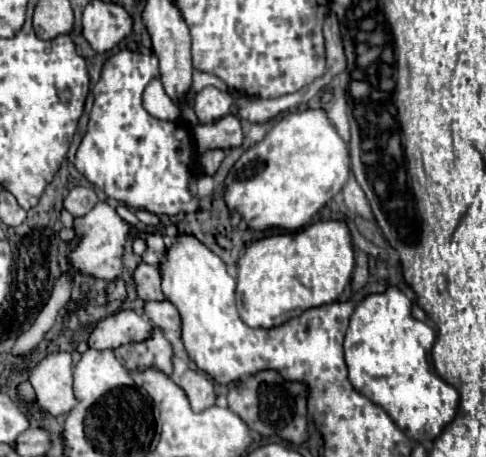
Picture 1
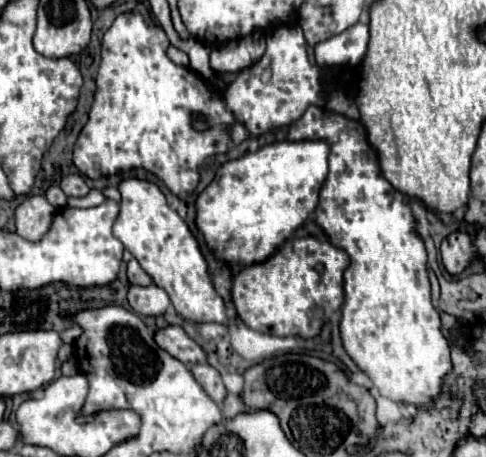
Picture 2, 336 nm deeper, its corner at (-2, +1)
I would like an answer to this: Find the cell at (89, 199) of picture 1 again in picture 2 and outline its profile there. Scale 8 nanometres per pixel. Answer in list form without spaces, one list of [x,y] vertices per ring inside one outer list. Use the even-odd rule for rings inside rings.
[[[70,174],[70,176],[64,176],[62,182],[60,182],[60,188],[64,190],[66,196],[72,196],[72,198],[82,198],[88,194],[88,184],[84,182],[82,176],[78,174]]]

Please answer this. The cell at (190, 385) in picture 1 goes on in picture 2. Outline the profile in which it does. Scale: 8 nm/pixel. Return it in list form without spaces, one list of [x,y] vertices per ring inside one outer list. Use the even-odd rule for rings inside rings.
[[[194,364],[192,368],[192,374],[196,378],[196,382],[204,388],[204,392],[214,400],[214,402],[224,402],[226,398],[226,388],[222,384],[222,378],[218,374],[216,368],[212,368],[210,364]]]

